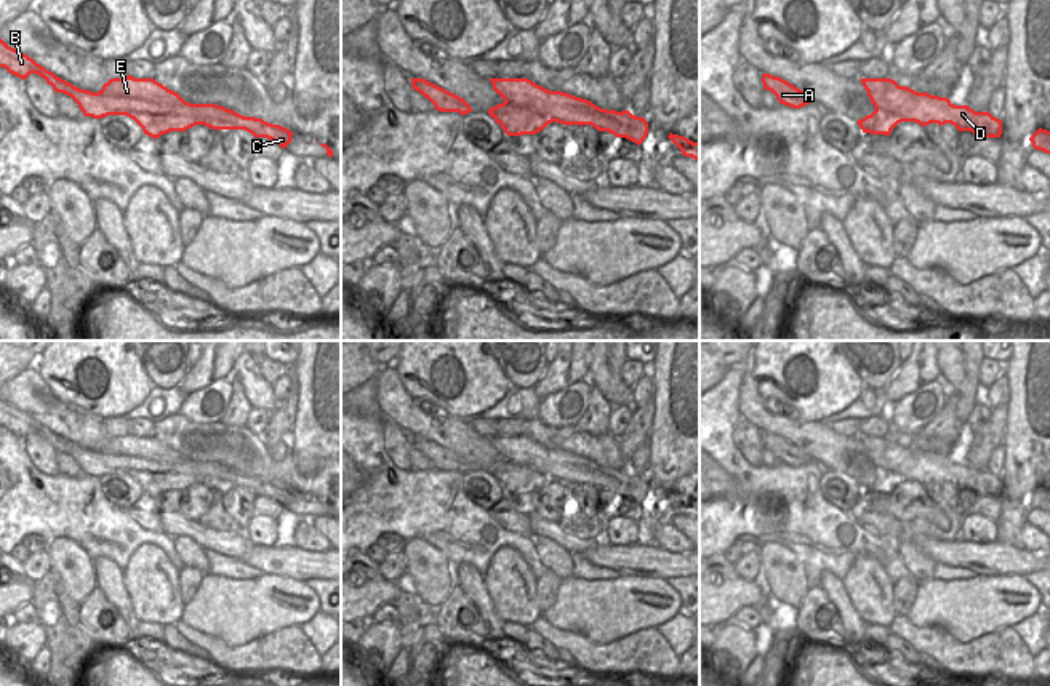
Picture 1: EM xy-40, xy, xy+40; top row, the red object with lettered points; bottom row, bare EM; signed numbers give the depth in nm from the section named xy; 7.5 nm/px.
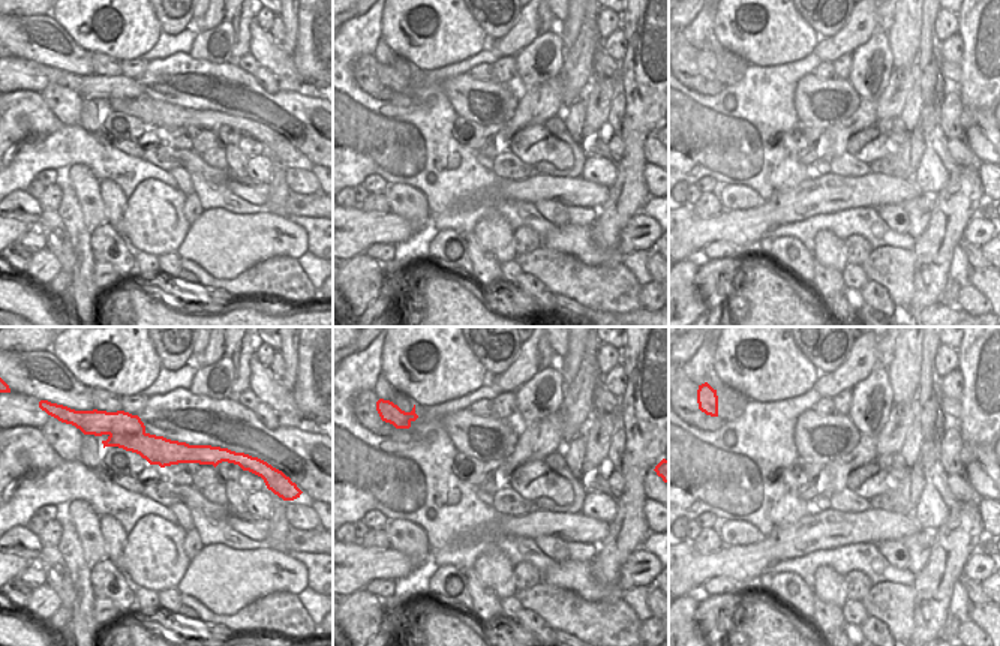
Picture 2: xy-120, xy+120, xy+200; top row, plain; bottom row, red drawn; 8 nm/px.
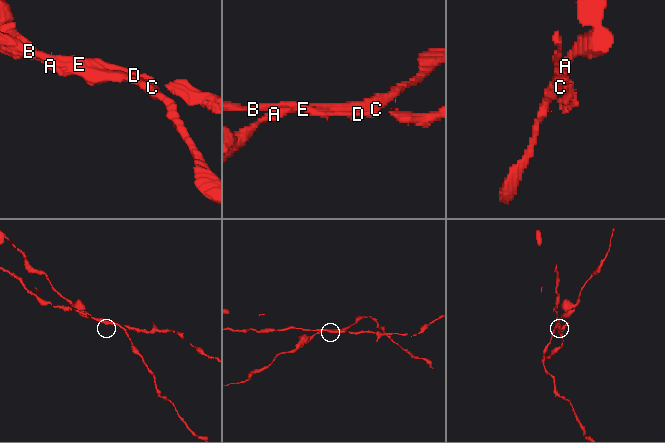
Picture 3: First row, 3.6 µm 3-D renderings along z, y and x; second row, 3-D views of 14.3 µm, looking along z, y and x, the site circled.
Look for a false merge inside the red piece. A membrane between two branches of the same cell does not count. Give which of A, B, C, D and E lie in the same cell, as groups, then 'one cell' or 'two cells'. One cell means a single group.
A C / B D E | two cells

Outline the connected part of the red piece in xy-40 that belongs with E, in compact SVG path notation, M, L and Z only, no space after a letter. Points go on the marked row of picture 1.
M131 75L125 78L110 78L98 93L104 96L139 98L165 106L190 104L154 78L134 78Z

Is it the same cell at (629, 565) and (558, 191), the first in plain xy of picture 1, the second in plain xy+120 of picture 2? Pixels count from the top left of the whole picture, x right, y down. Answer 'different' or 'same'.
same

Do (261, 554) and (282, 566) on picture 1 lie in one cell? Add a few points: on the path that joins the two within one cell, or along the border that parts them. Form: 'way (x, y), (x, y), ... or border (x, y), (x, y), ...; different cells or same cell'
way (266, 558), (277, 562); same cell

